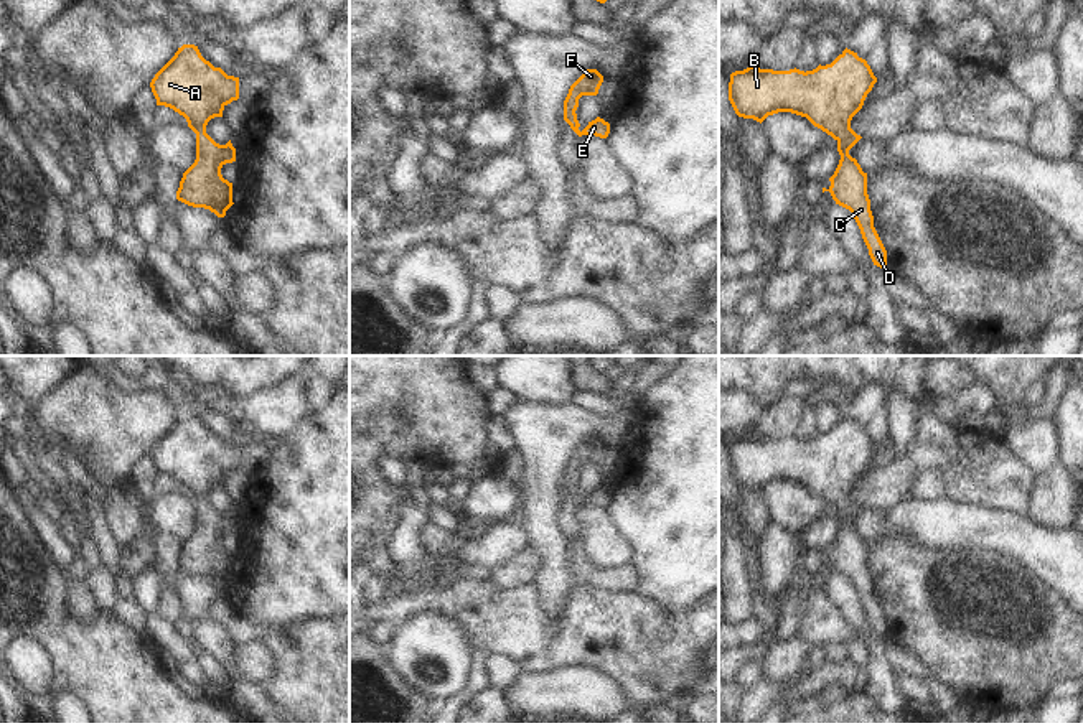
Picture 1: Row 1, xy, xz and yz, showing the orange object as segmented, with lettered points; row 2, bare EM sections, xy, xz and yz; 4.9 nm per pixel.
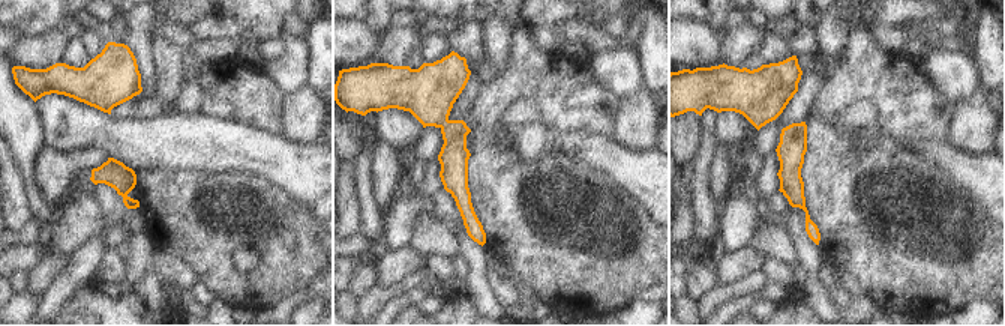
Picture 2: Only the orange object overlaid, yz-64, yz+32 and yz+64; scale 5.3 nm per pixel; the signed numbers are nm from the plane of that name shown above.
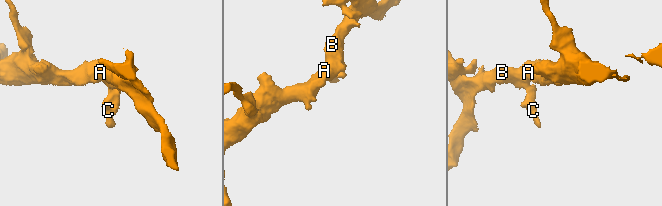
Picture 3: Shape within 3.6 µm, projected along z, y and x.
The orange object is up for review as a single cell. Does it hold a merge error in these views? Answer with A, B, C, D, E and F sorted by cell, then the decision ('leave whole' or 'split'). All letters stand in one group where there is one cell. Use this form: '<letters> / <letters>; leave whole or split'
A B C D E F; leave whole

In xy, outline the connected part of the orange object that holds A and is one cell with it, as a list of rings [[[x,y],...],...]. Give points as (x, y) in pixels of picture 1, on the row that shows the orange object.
[[[183,44],[150,82],[157,105],[165,105],[183,115],[196,133],[196,160],[183,173],[176,199],[204,208],[224,217],[232,203],[232,183],[223,178],[221,168],[236,161],[231,140],[216,143],[206,125],[223,117],[227,104],[239,99],[239,77],[227,76],[206,61],[198,46]]]

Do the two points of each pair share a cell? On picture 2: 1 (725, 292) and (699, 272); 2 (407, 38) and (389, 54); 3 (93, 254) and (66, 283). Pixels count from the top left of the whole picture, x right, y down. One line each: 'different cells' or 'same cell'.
1: different cells
2: same cell
3: same cell

